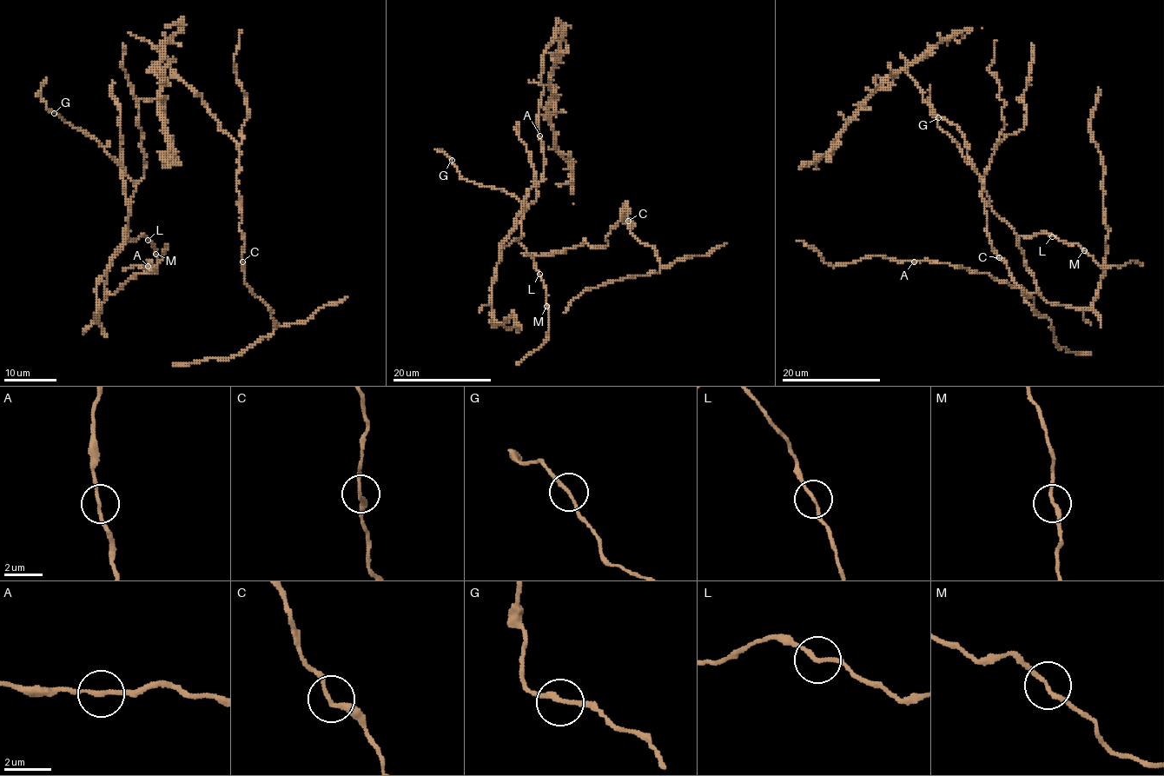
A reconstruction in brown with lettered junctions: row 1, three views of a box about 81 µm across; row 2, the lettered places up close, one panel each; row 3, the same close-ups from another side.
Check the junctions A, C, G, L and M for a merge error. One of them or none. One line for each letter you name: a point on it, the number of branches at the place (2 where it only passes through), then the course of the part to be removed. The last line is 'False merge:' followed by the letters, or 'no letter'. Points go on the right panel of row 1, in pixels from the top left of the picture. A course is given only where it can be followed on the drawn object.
False merge: no letter

